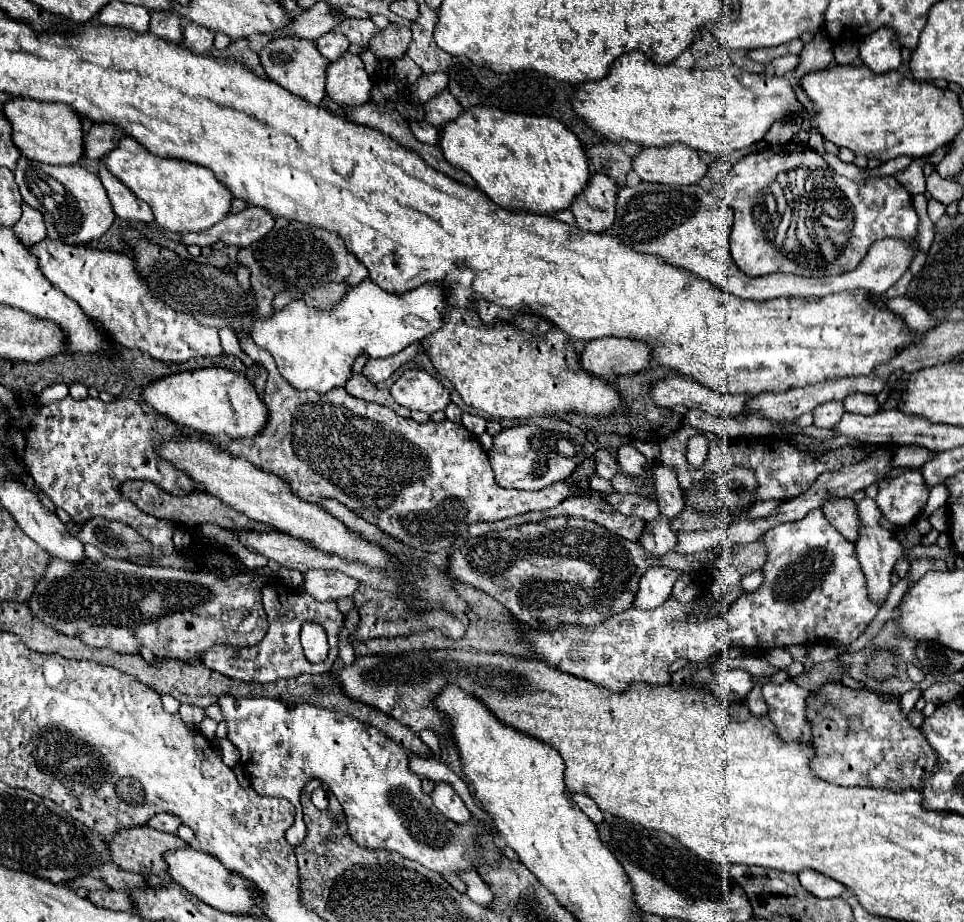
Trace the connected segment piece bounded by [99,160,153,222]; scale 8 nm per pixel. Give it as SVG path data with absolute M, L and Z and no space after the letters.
M99 160L99 178L109 194L115 214L121 220L141 220L141 222L153 220L149 206L145 206L145 202L141 202L137 196L133 196L133 192L127 186L121 186L121 182L107 170L103 160Z

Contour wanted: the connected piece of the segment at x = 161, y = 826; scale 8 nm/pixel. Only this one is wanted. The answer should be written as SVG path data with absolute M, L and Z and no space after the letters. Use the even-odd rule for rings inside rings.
M155 814L155 816L153 816L147 824L149 824L151 828L155 828L155 830L161 830L161 832L171 832L171 834L175 834L175 832L177 832L177 828L181 826L179 818L171 816L171 814Z

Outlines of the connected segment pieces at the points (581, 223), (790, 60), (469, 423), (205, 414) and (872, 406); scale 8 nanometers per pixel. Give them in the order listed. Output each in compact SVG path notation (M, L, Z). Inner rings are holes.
M595 174L587 188L575 196L569 210L581 230L603 232L613 224L615 218L615 182L605 174Z
M787 54L787 56L775 58L775 60L773 60L773 66L775 66L775 72L777 72L777 74L785 74L785 72L793 70L797 62L799 62L799 56L791 56L791 54Z
M463 414L463 426L473 432L475 436L481 436L485 432L485 418L481 416L473 416L473 414Z
M203 368L193 372L179 372L151 382L141 392L141 400L157 414L191 432L211 434L219 438L249 438L265 426L265 404L243 374L225 368Z
M851 394L843 400L845 404L845 410L847 412L853 412L853 414L863 414L863 416L871 416L875 412L879 412L879 404L875 402L875 396L873 394Z

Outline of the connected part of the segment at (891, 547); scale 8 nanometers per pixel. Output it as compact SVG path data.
M863 498L859 504L857 504L857 516L859 516L859 536L857 536L857 558L863 566L863 572L865 572L865 578L867 578L867 588L869 588L869 594L875 602L885 602L887 594L889 594L889 588L891 588L891 572L893 572L893 566L895 562L903 556L903 548L897 540L897 536L893 532L889 532L887 528L881 526L881 512L875 504L875 500L871 498Z

